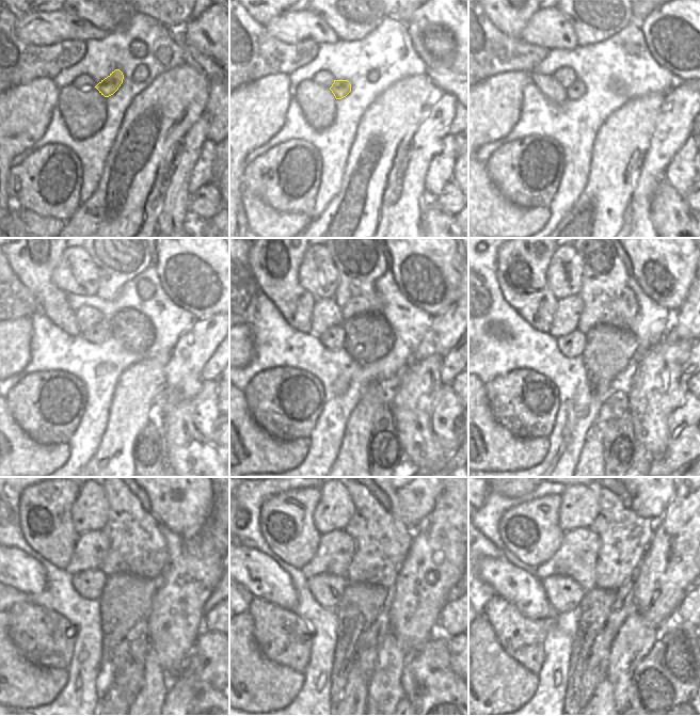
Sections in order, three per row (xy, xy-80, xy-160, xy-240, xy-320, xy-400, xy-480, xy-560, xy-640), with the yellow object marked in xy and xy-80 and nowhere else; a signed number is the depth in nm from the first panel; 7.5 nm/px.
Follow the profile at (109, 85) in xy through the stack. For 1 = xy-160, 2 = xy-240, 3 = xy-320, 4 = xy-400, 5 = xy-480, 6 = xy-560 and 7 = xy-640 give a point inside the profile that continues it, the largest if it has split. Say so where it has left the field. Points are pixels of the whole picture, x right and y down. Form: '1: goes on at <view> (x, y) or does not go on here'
1: goes on at xy-160 (577, 89)
2: goes on at xy-240 (98, 333)
3: goes on at xy-320 (333, 339)
4: goes on at xy-400 (572, 345)
5: goes on at xy-480 (90, 585)
6: goes on at xy-560 (328, 590)
7: goes on at xy-640 (563, 594)

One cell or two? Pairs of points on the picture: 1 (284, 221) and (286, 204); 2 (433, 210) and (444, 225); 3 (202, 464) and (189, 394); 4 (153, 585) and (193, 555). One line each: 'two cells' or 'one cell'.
1: two cells
2: one cell
3: one cell
4: two cells

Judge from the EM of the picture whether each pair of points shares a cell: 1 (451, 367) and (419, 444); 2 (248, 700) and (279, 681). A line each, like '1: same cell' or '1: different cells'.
1: different cells
2: same cell

